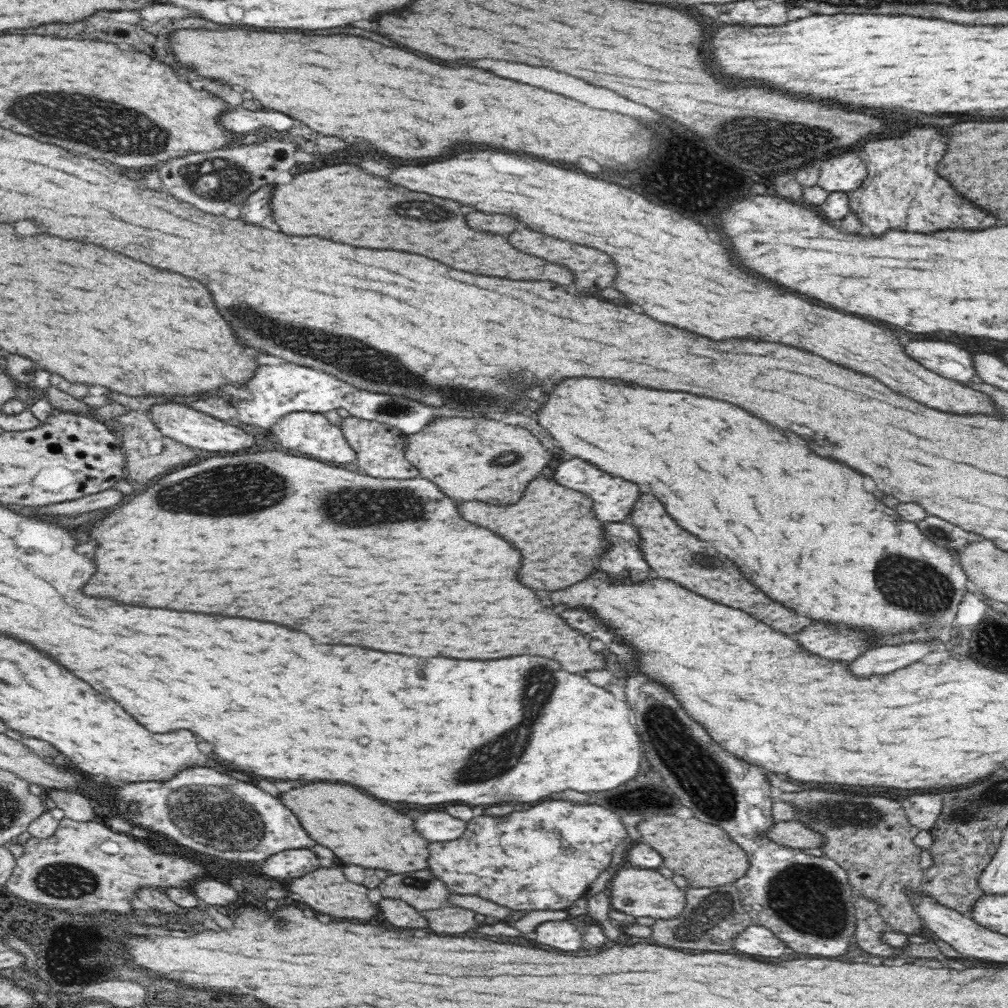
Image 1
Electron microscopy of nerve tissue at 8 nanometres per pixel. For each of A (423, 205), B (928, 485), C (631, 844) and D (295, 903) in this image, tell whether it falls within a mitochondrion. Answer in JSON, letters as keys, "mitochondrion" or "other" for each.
{"A":"mitochondrion","B":"other","C":"other","D":"other"}

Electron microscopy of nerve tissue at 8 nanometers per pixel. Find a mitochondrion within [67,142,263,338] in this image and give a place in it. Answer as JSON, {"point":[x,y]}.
{"point":[212,180]}

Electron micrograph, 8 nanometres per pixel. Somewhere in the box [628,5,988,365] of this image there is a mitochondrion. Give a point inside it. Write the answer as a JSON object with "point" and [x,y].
{"point":[759,144]}

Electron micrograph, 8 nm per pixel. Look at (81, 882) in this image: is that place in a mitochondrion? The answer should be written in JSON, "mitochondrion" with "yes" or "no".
{"mitochondrion":"yes"}

